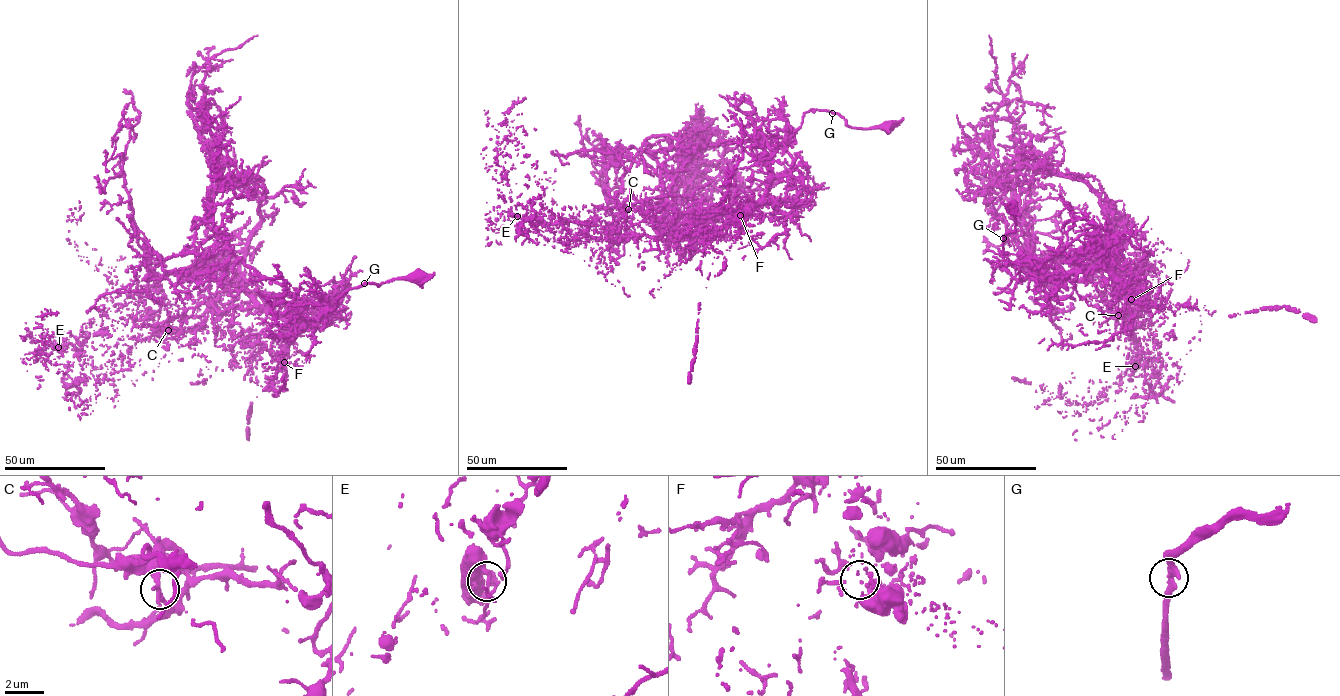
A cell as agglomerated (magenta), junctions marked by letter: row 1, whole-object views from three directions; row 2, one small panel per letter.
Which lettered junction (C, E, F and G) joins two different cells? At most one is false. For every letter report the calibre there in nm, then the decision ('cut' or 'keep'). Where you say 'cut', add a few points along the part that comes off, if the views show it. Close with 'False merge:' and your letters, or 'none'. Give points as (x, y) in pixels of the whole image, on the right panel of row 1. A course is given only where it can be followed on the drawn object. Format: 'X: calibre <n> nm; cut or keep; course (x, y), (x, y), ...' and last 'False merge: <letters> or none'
C: calibre 240 nm; cut; course (1118, 315), (1145, 306), (1135, 272), (1029, 249), (1040, 263), (1094, 235), (1115, 324), (1123, 306)
E: calibre 170 nm; keep
F: calibre 80 nm; keep
G: calibre 340 nm; keep
False merge: C

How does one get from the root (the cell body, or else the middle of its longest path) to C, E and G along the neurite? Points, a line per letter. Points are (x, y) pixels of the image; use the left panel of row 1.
C: (420, 279), (348, 289), (292, 328), (242, 289), (170, 273), (153, 284), (164, 300), (151, 329), (168, 330)
E: (420, 279), (348, 289), (292, 328), (170, 273), (159, 314), (58, 347)
G: (420, 279), (391, 279), (378, 285), (364, 283)

